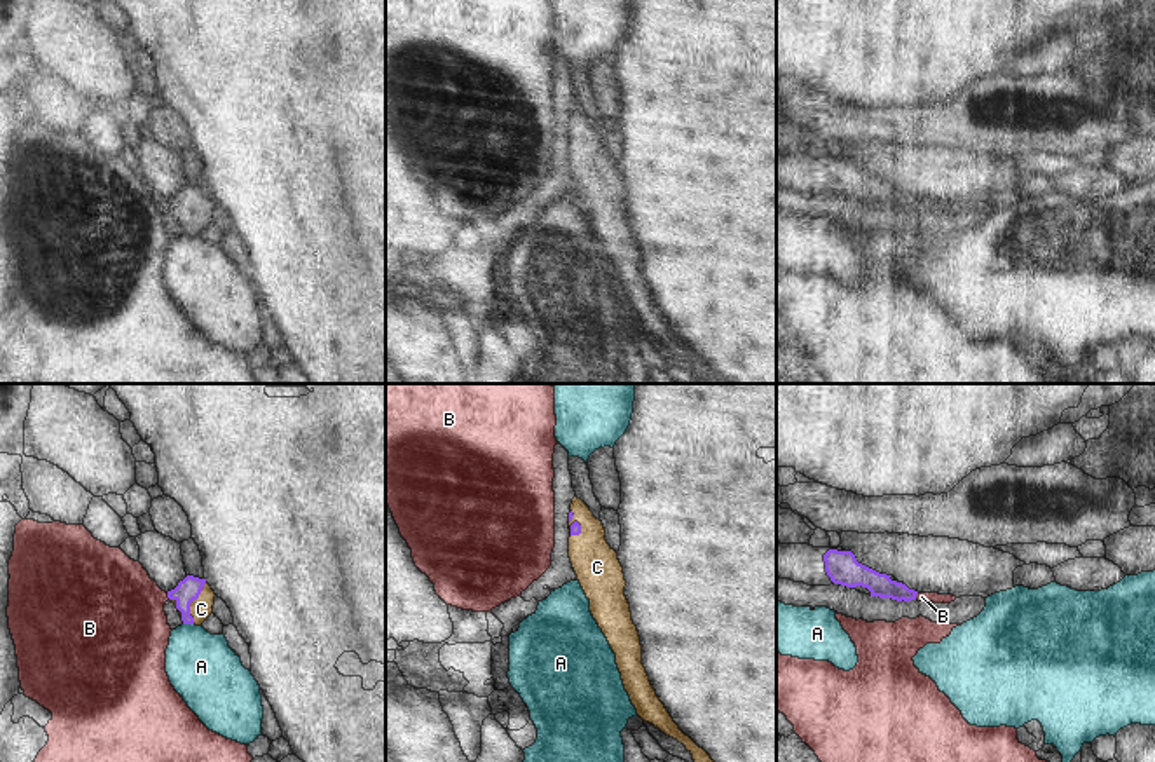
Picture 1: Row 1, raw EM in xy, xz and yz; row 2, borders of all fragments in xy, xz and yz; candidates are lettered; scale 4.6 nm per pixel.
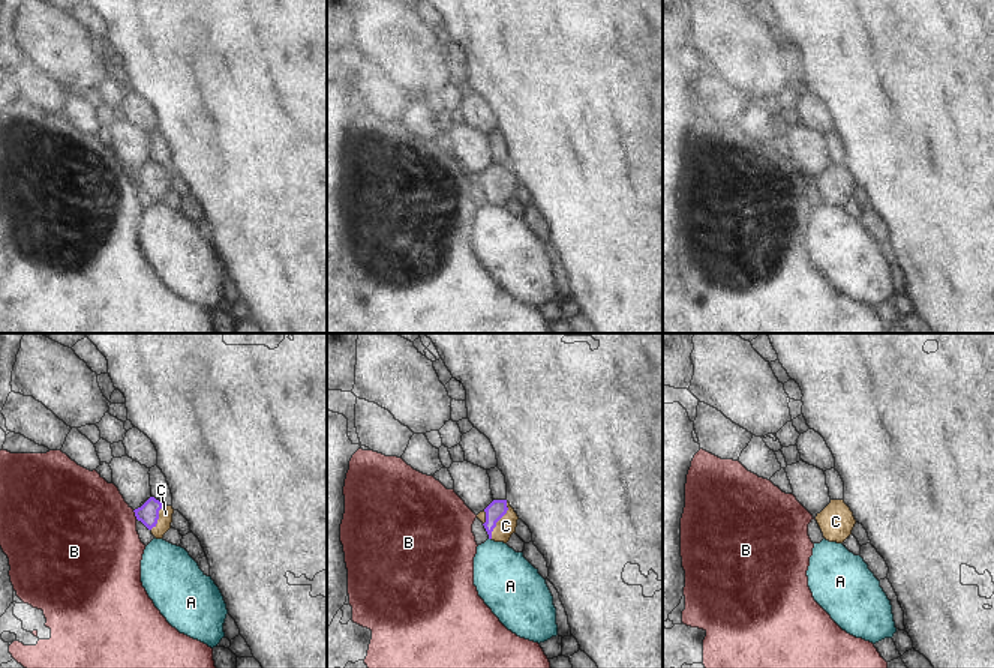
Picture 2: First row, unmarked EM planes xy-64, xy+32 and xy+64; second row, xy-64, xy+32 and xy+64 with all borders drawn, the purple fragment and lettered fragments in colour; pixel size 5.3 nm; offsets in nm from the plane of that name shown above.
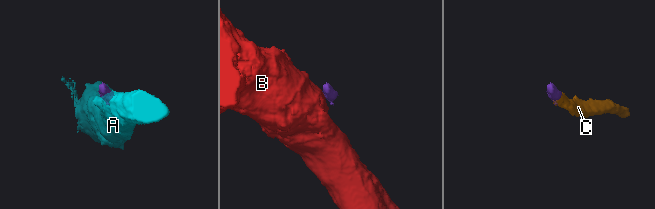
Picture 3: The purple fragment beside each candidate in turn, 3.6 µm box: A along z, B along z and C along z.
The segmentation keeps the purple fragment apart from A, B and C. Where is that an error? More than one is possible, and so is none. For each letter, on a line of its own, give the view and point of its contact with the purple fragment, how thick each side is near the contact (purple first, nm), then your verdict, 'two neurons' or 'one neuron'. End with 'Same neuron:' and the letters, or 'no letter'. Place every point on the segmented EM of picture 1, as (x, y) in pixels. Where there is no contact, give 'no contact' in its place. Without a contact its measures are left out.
A: xy (189, 623) | 110/320 nm | two neurons
B: xy (168, 597) | 110/440 nm | two neurons
C: xy (191, 602) | 110/100 nm | one neuron
Same neuron: C

